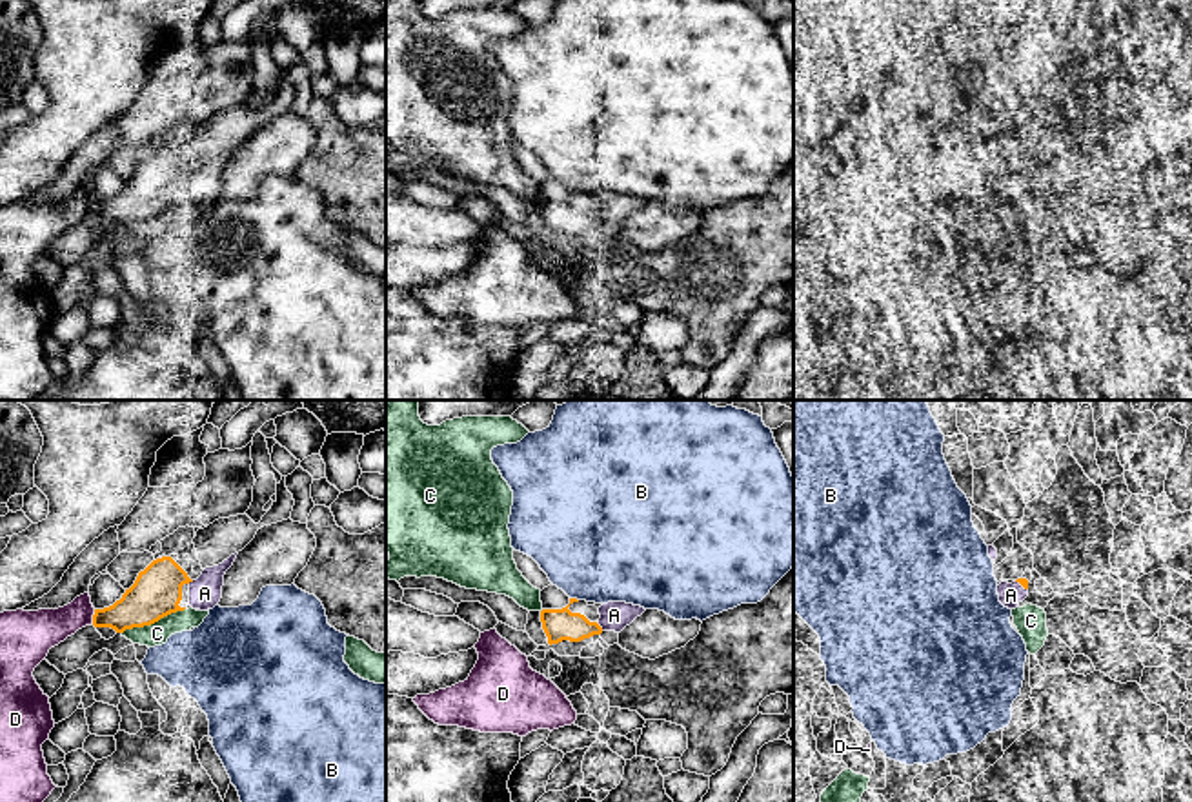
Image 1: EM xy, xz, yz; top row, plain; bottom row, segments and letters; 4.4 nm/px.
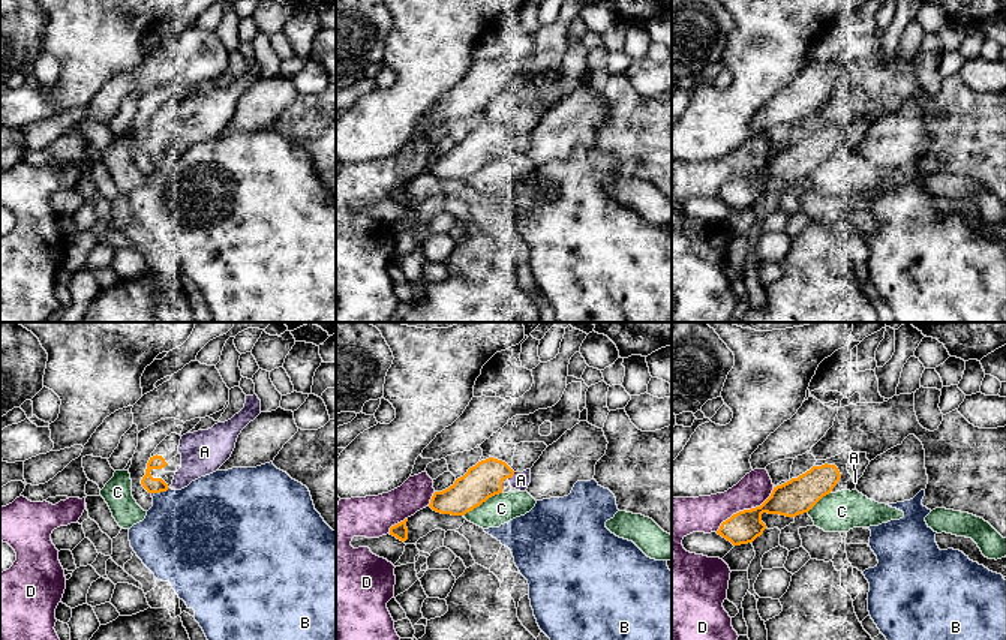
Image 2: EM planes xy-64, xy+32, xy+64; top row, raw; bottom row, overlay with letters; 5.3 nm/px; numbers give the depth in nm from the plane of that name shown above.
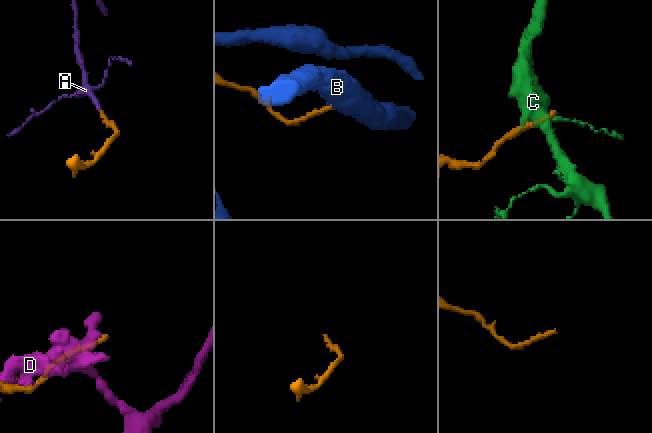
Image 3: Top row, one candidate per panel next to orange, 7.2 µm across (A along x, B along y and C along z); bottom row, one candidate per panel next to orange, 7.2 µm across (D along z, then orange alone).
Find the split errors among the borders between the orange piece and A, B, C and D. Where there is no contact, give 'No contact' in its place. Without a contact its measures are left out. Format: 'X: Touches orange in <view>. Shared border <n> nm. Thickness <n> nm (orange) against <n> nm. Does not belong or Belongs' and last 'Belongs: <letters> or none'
A: Touches orange in xz. Shared border 50 nm. Thickness 140 nm (orange) against 130 nm. Belongs
B: Touches orange in xz. Shared border 40 nm. Thickness 140 nm (orange) against 480 nm. Does not belong
C: Touches orange in xy. Shared border 300 nm. Thickness 220 nm (orange) against 100 nm. Does not belong
D: Touches orange in xy. Shared border 70 nm. Thickness 190 nm (orange) against 180 nm. Does not belong
Belongs: A

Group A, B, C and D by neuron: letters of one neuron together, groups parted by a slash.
A / B / C / D

